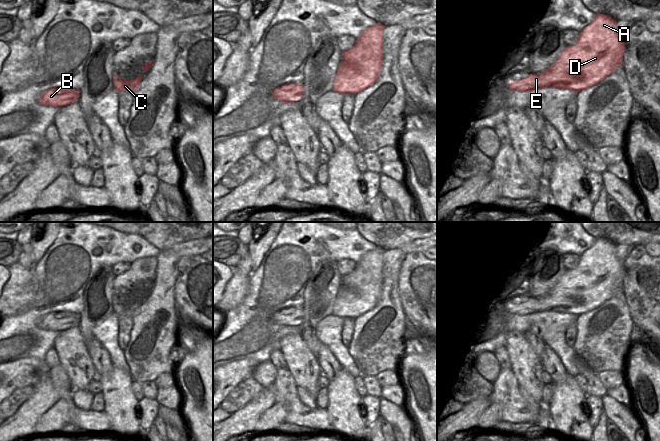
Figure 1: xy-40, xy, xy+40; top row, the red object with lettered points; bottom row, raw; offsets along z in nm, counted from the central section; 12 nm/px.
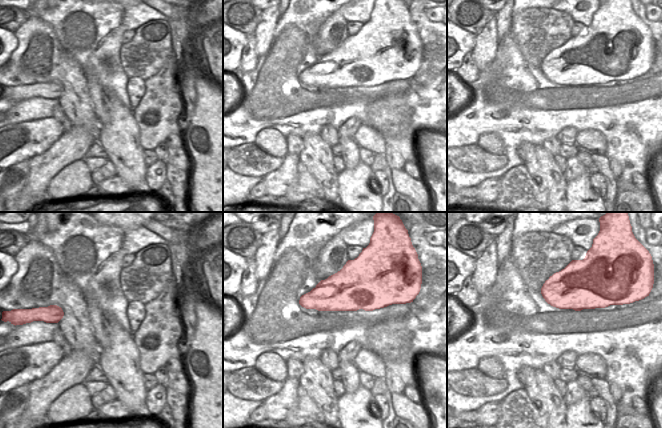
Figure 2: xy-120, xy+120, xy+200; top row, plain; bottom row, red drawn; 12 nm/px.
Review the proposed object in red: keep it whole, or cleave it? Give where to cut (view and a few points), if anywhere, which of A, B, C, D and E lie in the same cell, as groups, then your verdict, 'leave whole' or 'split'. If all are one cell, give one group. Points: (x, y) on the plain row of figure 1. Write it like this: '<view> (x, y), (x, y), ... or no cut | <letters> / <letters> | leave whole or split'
no cut | A B C D E | leave whole

